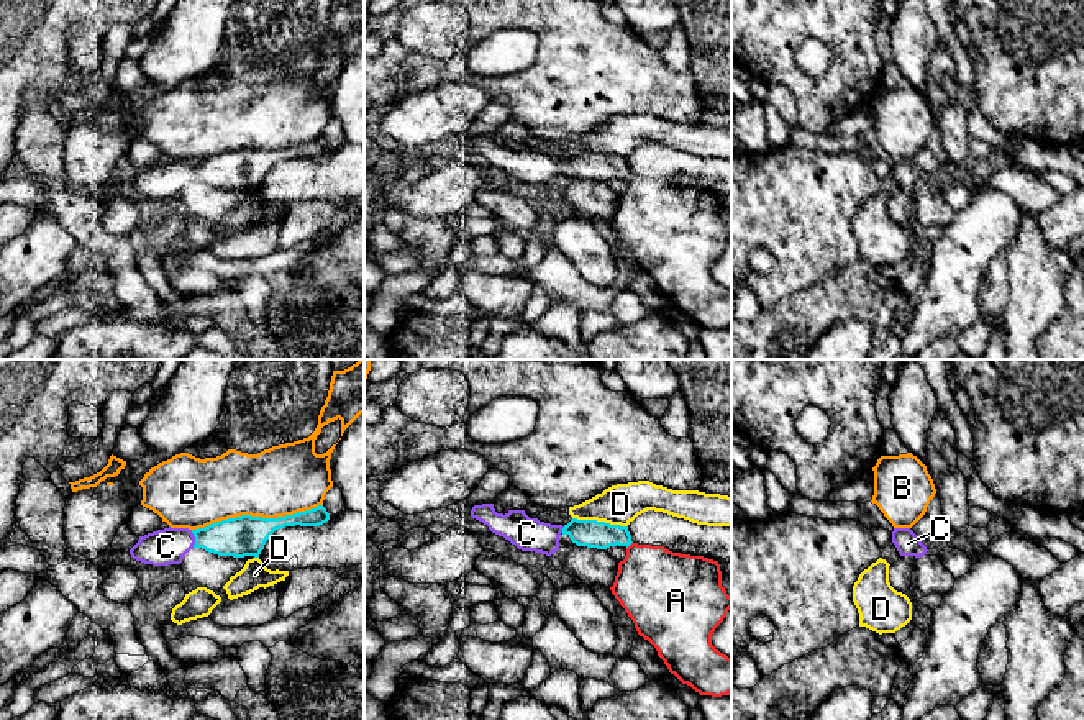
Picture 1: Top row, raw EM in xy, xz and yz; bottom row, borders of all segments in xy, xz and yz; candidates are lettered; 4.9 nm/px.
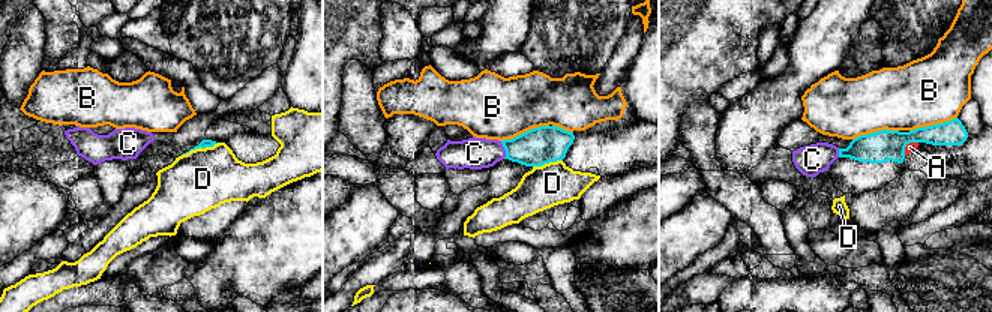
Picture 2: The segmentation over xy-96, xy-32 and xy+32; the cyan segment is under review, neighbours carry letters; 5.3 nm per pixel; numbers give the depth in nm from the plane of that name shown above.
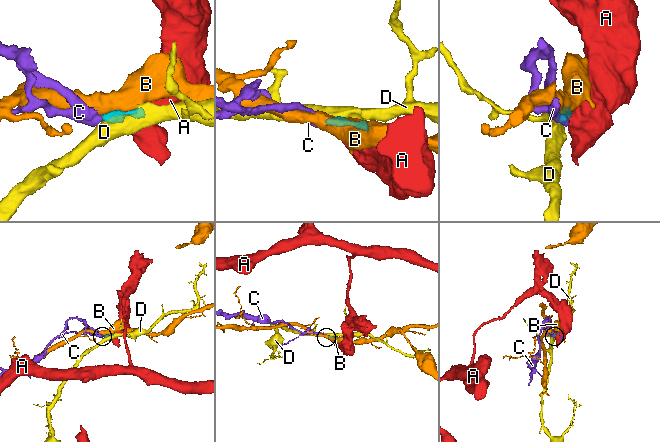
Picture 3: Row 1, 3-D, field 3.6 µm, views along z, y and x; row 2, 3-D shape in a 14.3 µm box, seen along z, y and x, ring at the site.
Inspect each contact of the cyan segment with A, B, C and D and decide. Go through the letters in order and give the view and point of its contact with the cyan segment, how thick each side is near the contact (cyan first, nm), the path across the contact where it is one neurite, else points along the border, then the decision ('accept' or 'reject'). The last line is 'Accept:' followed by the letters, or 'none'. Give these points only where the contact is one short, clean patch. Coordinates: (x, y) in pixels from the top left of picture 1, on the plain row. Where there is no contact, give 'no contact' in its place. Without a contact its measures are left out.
A: meets cyan in xz at (630, 176); 140 nm thick on the cyan side, 380 nm on the other; border along xz (632, 174), (627, 181); reject
B: meets cyan in xy at (256, 150); 200 nm thick on the cyan side, 340 nm on the other; reject
C: meets cyan in xy at (195, 171); 200 nm thick on the cyan side, 180 nm on the other; runs through xy (245, 168), (195, 171), (166, 179); accept
D: meets cyan in xz at (601, 154); 140 nm thick on the cyan side, 200 nm on the other; border along xz (573, 150), (627, 159); reject
Accept: C

